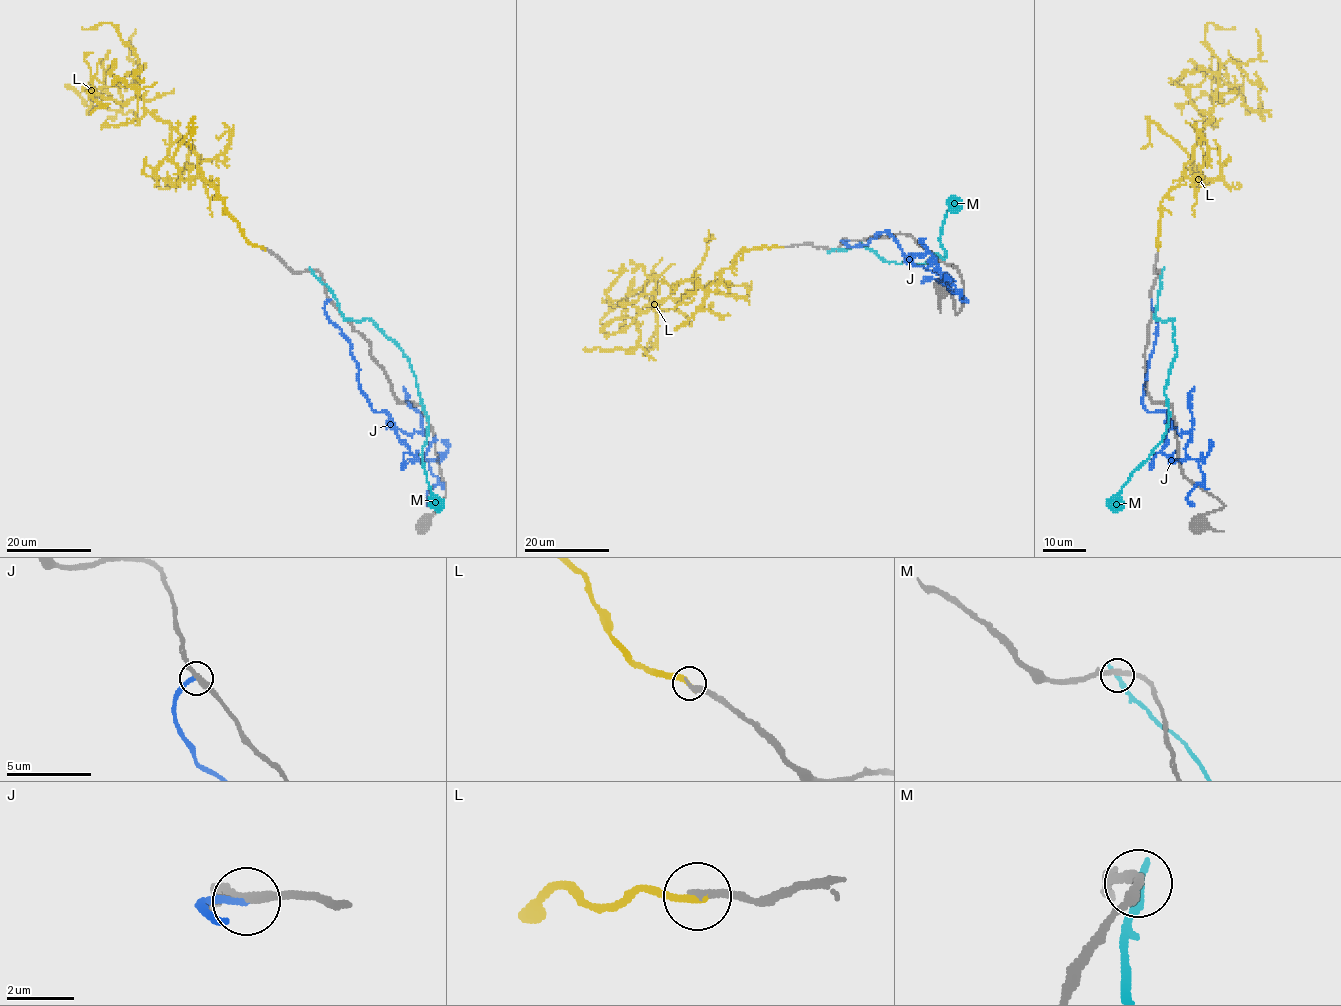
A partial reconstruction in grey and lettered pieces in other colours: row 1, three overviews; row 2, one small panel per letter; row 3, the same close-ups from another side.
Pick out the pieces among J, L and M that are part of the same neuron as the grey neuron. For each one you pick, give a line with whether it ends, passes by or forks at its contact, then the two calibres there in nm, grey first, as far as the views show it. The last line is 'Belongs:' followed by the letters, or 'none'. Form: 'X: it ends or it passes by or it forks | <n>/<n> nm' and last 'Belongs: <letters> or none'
L: it ends | 240/280 nm
Belongs: L

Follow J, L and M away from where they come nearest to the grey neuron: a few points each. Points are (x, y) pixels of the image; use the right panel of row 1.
J: (1152, 300), (1156, 341), (1141, 403), (1167, 413), (1162, 452), (1198, 461), (1204, 475), (1189, 493), (1193, 505)
L: (1157, 247), (1160, 201), (1181, 179), (1192, 148), (1203, 139), (1217, 73), (1244, 105), (1258, 110), (1259, 85)
M: (1162, 271), (1155, 318), (1173, 320), (1176, 350), (1165, 390), (1168, 427), (1112, 510)

